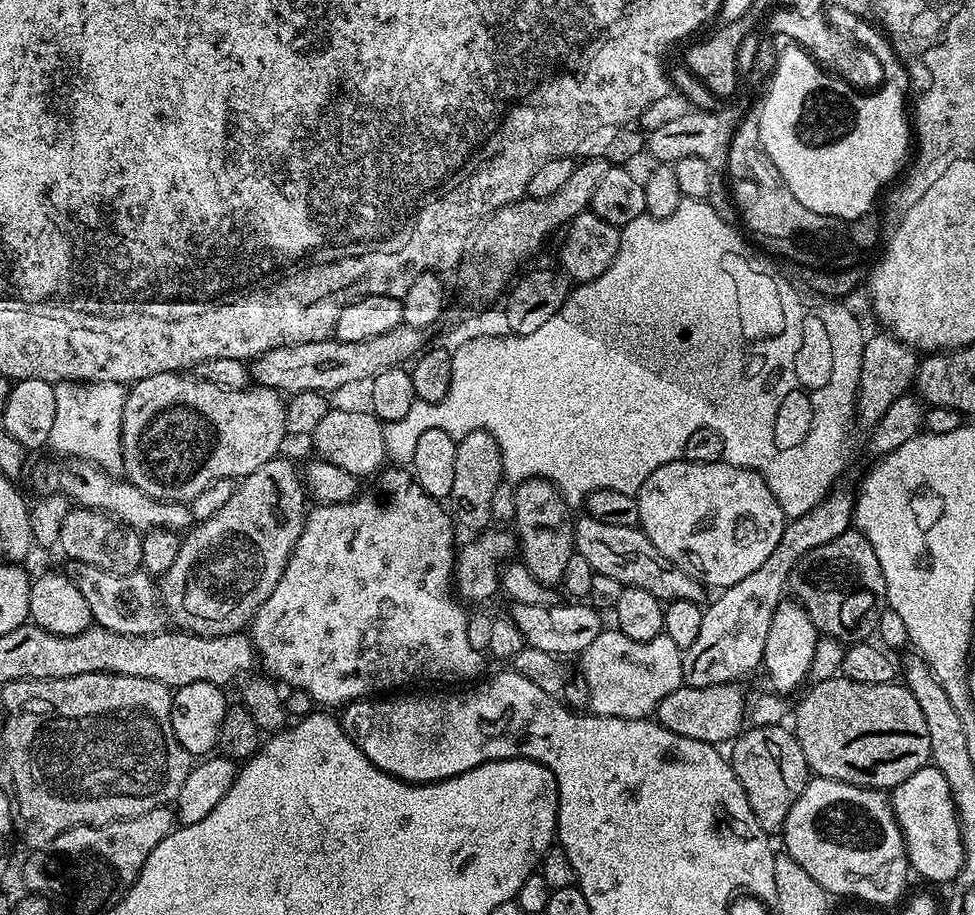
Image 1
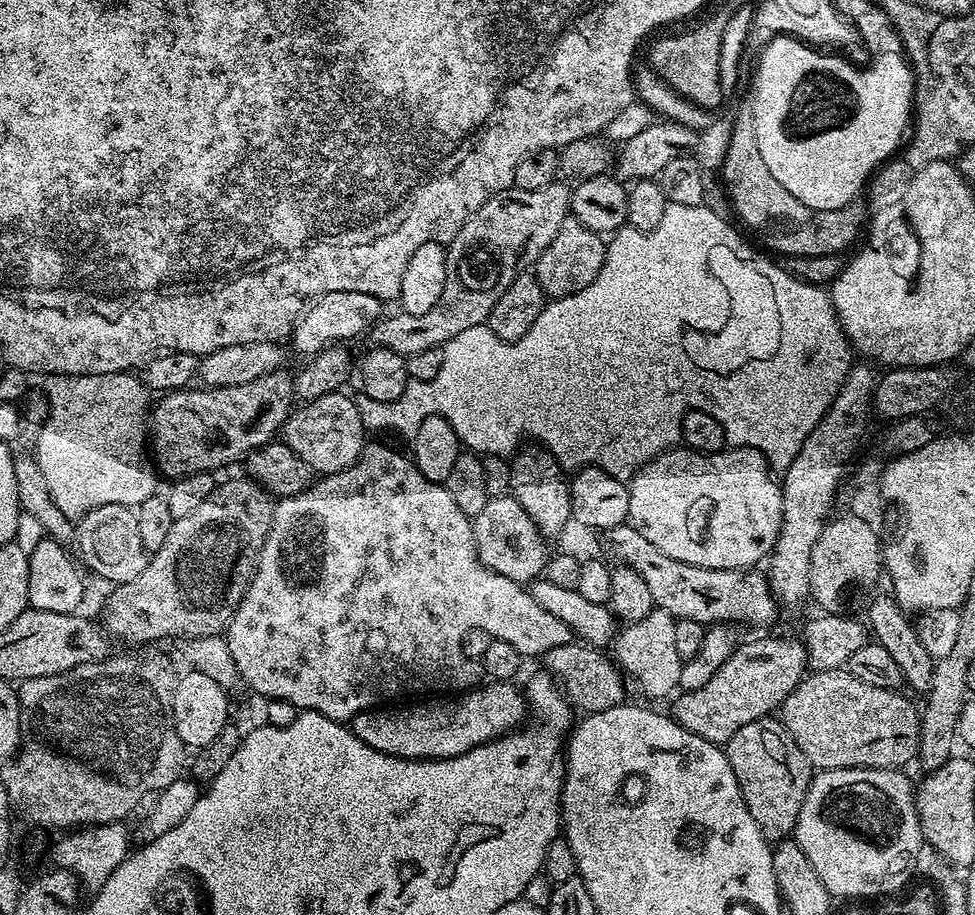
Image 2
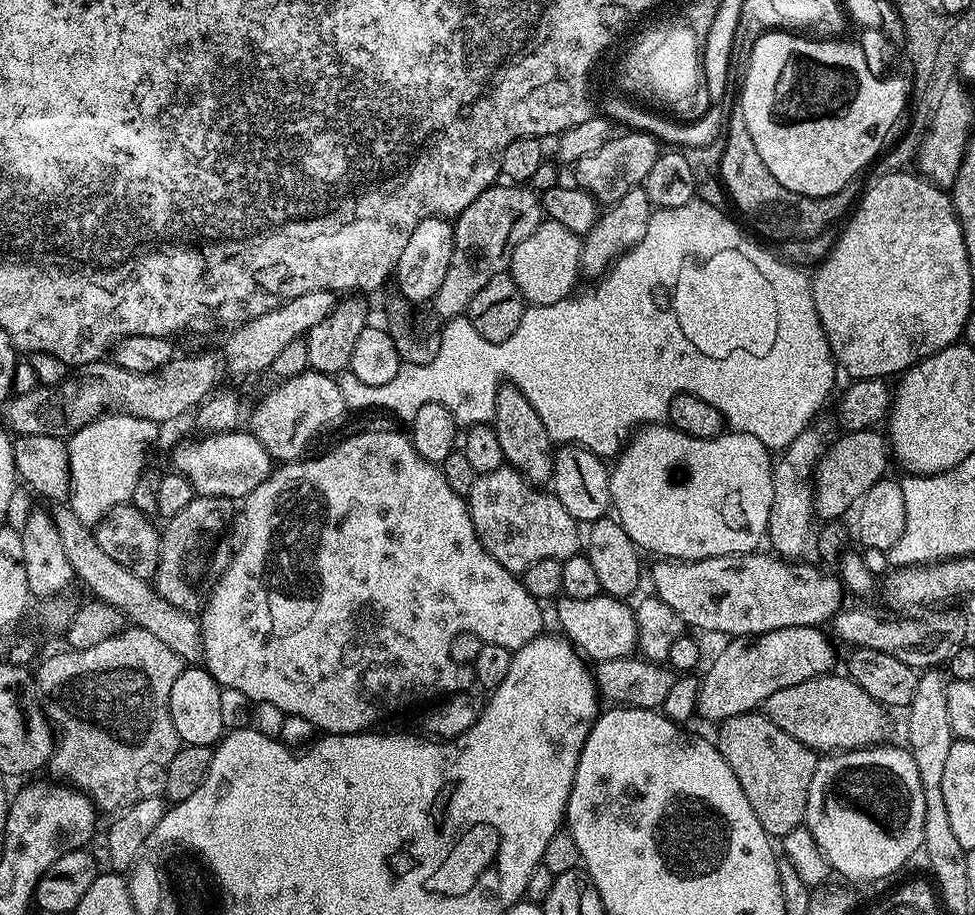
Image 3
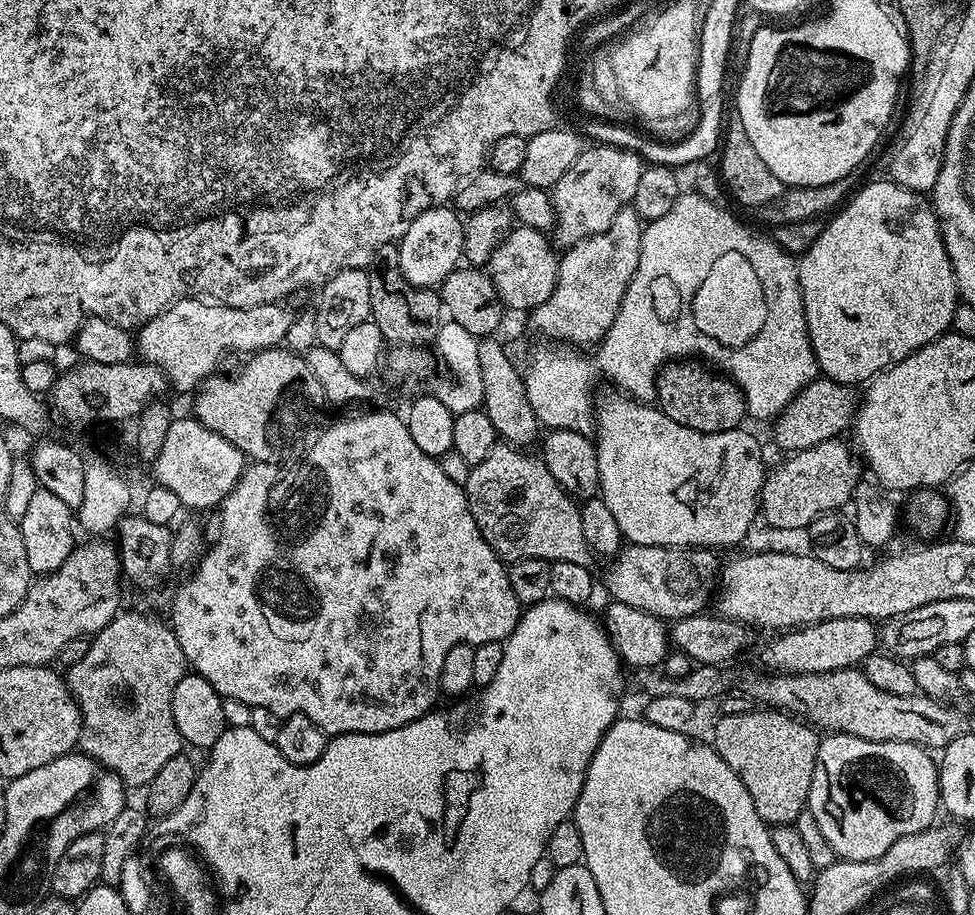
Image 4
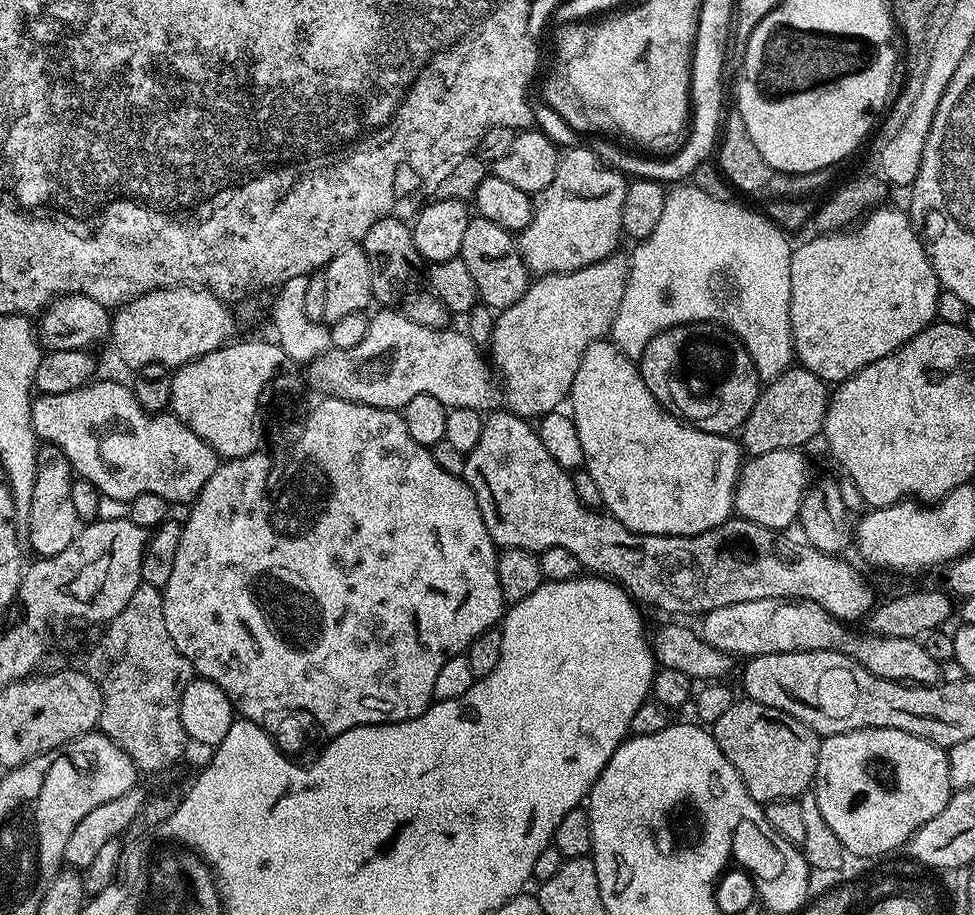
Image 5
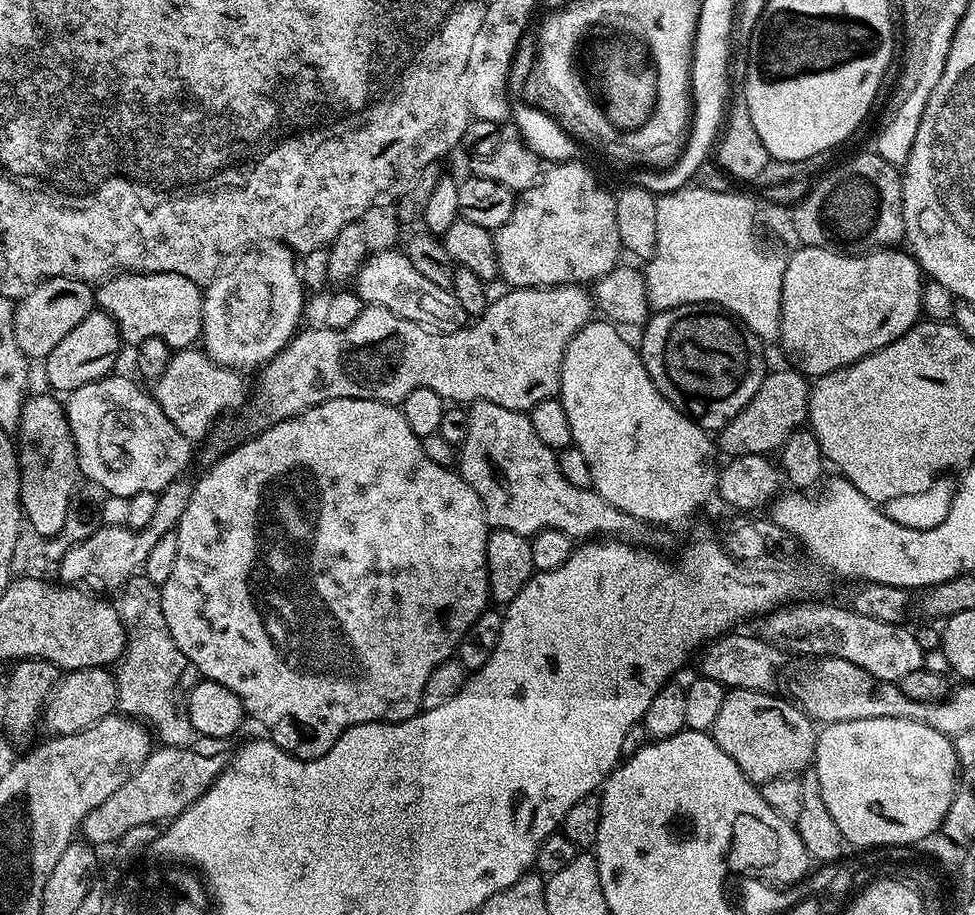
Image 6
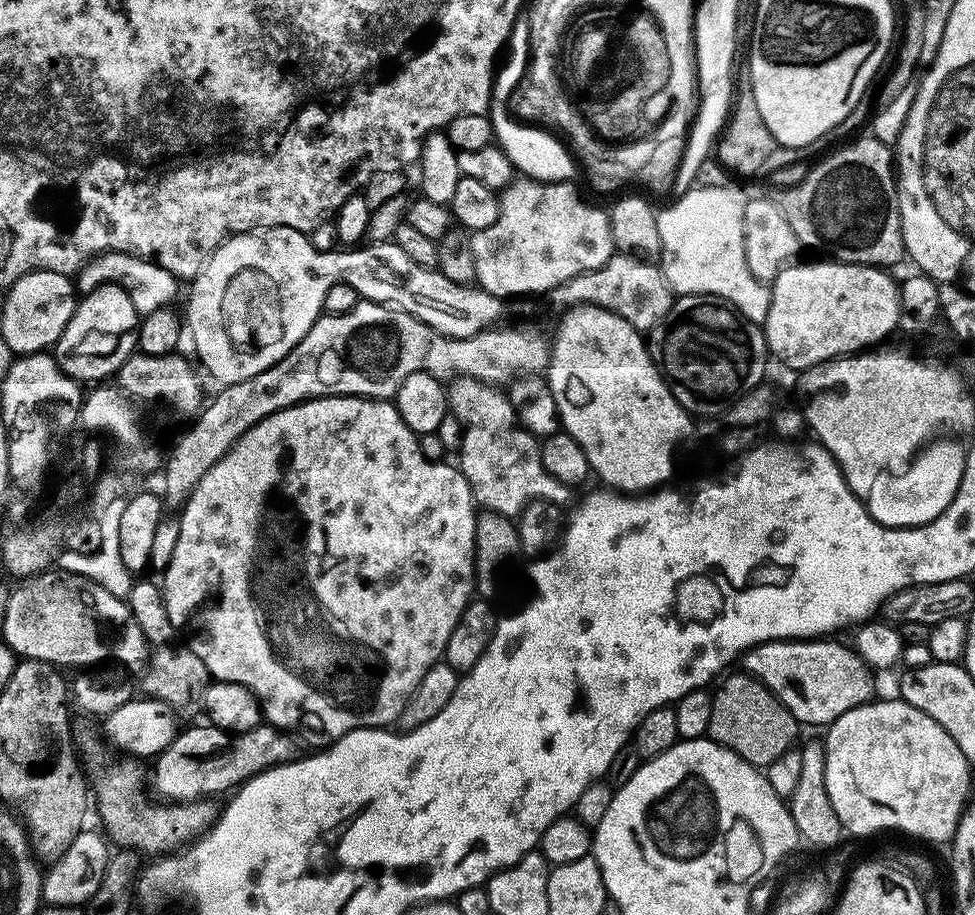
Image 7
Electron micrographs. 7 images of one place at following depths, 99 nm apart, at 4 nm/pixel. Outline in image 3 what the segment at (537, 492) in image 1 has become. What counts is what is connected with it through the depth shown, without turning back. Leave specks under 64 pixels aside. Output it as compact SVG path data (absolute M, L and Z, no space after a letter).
M509 384L501 385L496 392L495 418L492 423L498 442L502 446L502 454L507 467L512 468L519 476L537 486L544 486L552 479L556 452L554 441L542 425L542 420L534 406L515 387Z

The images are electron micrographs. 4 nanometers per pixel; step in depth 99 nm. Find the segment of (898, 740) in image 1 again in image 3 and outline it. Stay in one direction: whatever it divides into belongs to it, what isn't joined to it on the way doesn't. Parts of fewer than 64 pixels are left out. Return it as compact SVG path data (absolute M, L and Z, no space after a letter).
M829 674L810 678L806 682L798 682L798 686L786 686L786 690L777 690L766 698L762 705L763 715L767 716L774 726L786 730L790 738L802 742L817 754L835 754L837 752L853 752L859 748L870 748L885 743L888 736L888 716L884 705L878 703L862 686L858 686L847 675Z

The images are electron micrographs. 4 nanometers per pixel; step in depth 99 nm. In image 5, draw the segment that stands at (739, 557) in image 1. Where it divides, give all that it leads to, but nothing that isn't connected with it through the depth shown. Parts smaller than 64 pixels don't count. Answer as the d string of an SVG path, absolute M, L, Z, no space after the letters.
M607 339L589 346L570 393L570 415L582 441L583 467L602 490L607 515L641 536L697 536L724 524L734 512L736 478L740 475L742 449L731 435L703 432L673 416L650 394L639 367Z

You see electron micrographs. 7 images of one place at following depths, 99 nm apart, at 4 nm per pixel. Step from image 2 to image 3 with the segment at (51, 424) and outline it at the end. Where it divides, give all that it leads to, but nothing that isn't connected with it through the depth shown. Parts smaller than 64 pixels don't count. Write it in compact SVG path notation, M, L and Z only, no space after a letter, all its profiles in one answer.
M109 413L71 433L66 444L71 481L68 506L74 510L80 522L91 528L95 527L96 523L114 506L131 501L134 487L137 486L148 462L146 461L146 450L157 440L158 432L160 432L159 425L153 423L152 420Z

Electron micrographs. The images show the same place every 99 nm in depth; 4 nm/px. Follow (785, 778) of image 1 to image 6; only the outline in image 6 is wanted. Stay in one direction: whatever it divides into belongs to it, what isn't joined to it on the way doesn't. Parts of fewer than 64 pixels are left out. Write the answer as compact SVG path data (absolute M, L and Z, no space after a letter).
M729 688L710 729L714 743L726 750L738 770L757 786L780 776L803 773L816 758L817 725L791 699L783 699L753 688Z

